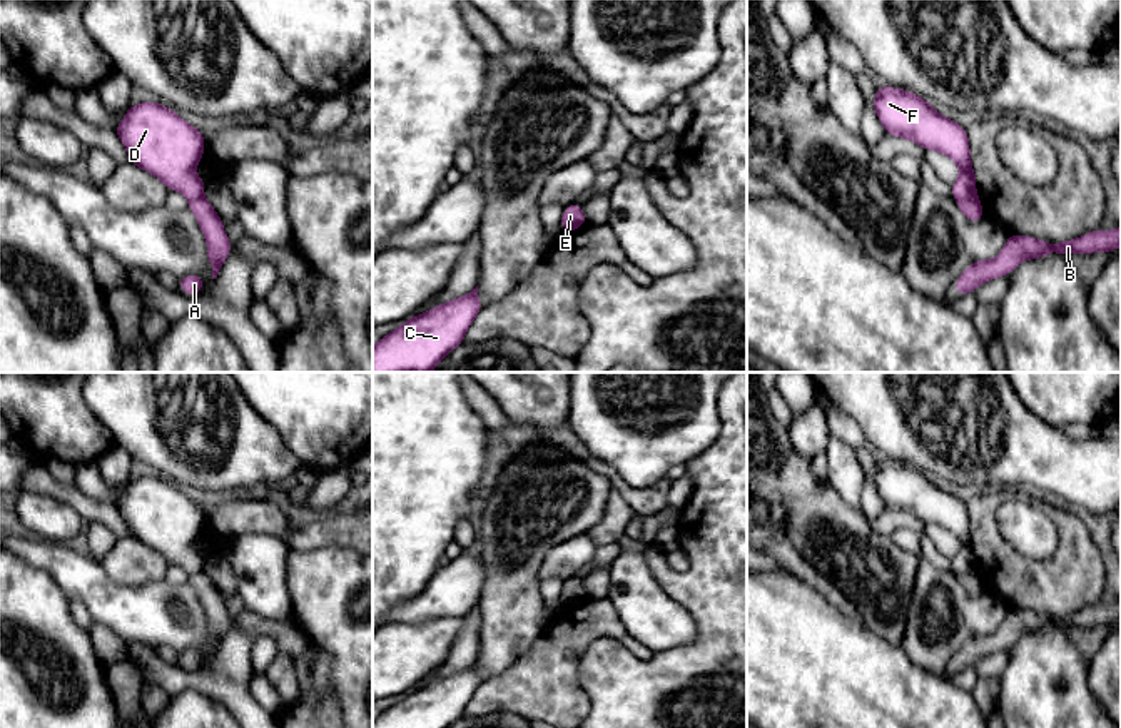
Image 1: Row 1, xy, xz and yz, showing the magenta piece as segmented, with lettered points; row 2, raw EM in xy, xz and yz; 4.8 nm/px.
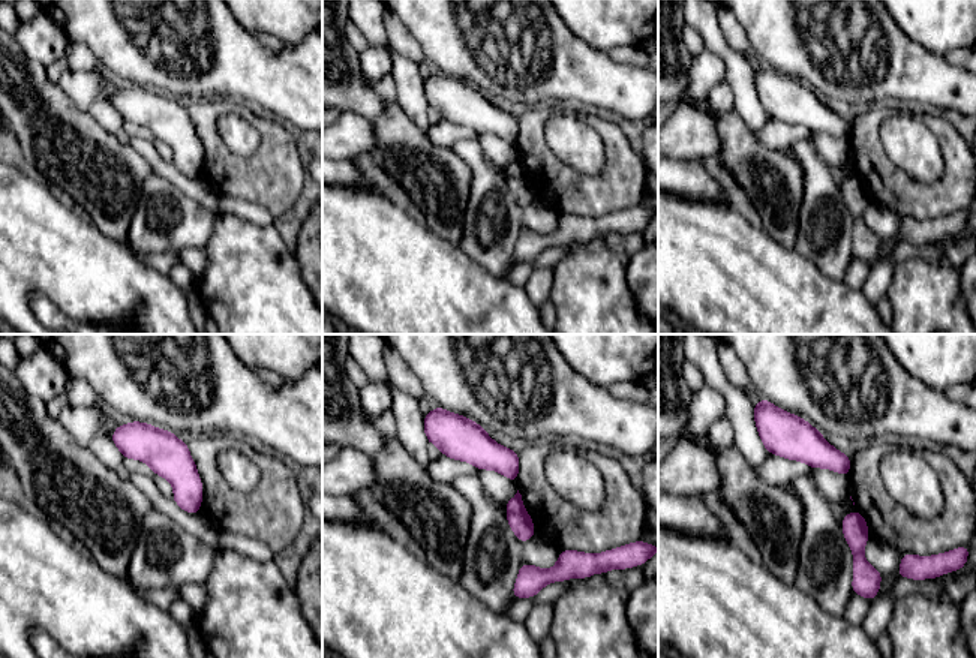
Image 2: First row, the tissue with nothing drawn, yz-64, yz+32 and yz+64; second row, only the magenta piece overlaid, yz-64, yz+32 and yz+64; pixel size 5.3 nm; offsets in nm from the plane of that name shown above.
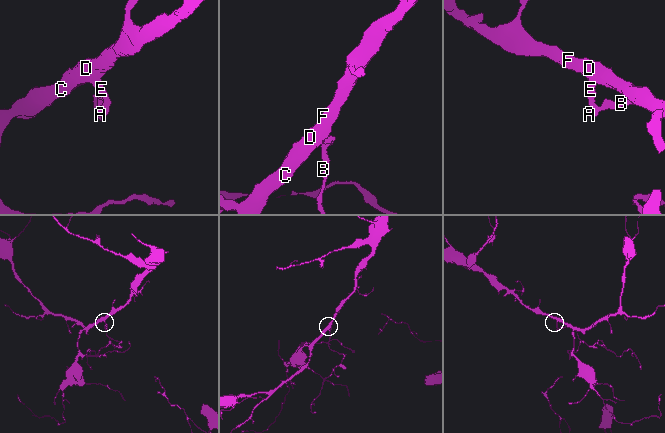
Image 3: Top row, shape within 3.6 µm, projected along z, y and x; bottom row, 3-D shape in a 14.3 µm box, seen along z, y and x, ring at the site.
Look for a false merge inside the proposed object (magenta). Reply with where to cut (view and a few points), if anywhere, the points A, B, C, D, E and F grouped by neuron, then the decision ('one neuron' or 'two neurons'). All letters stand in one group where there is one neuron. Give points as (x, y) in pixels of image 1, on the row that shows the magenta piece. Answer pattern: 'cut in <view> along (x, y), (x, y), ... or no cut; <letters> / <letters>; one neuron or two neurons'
no cut; A B C D E F; one neuron

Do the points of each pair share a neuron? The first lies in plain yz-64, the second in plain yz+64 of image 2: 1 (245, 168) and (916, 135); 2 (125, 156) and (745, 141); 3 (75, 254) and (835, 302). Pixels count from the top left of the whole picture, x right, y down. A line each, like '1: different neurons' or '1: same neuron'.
1: different neurons
2: same neuron
3: same neuron

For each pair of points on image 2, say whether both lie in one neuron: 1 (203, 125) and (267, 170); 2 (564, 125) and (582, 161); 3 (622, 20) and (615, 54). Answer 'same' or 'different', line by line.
1: same
2: same
3: different

